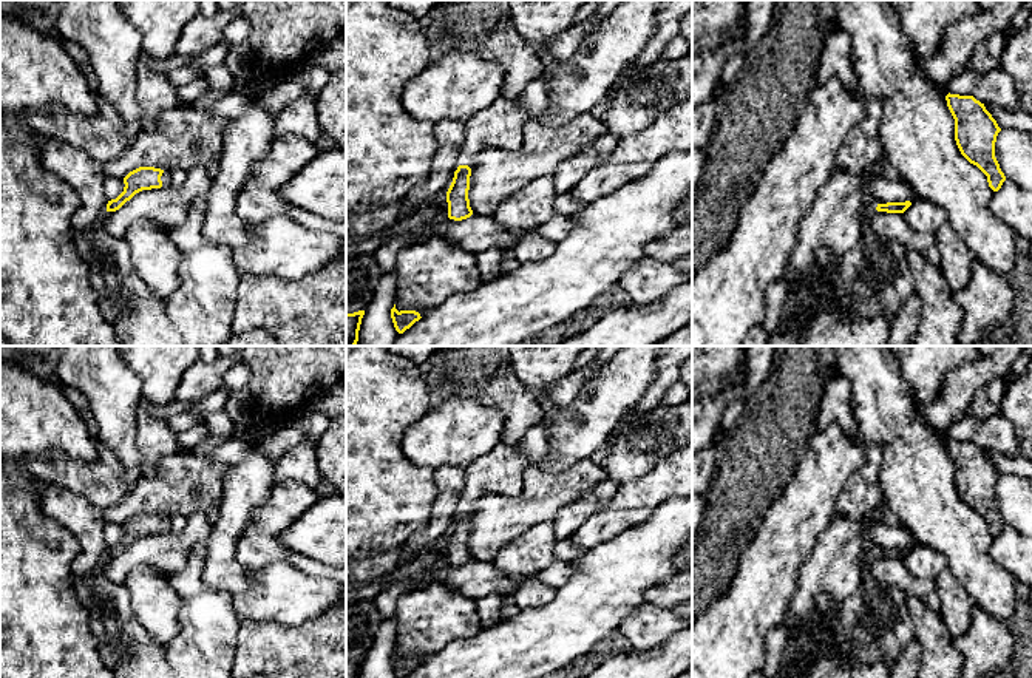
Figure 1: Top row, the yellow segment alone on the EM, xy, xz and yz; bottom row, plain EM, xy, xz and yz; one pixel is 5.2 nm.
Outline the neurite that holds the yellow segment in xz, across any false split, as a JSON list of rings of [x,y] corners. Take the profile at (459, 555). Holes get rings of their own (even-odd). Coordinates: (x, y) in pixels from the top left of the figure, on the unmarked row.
[[[499,443],[485,456],[477,457],[465,468],[465,488],[459,502],[459,513],[446,537],[448,564],[467,565],[473,561],[468,545],[470,511],[485,494],[522,497],[522,471],[528,462],[516,445]]]

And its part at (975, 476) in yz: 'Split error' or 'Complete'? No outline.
Complete

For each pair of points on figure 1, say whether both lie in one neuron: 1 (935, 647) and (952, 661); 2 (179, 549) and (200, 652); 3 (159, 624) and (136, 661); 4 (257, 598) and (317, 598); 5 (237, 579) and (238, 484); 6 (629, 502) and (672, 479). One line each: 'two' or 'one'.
1: one
2: two
3: two
4: one
5: one
6: one

